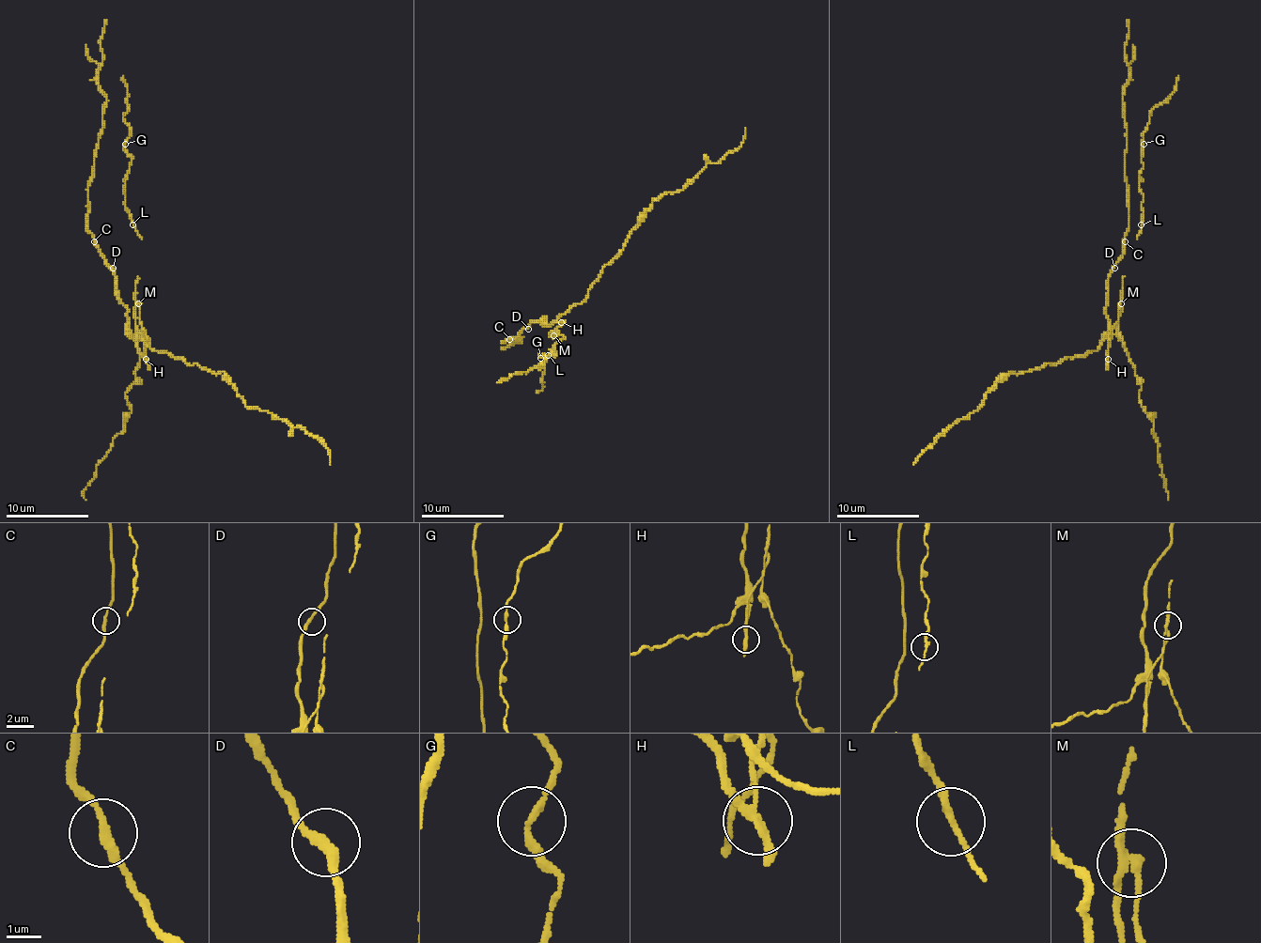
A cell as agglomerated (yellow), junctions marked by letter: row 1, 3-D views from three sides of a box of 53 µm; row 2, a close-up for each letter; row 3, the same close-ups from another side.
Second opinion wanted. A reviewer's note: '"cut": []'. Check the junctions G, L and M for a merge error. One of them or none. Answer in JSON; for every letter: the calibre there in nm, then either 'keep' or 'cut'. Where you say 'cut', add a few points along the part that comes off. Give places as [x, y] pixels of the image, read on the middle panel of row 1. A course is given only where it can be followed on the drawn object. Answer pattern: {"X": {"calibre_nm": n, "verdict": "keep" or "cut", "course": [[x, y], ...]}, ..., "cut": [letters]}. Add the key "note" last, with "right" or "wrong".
{"G": {"calibre_nm": 220, "verdict": "keep"}, "L": {"calibre_nm": 180, "verdict": "keep"}, "M": {"calibre_nm": 200, "verdict": "cut", "course": [[552, 334], [561, 322], [542, 320], [503, 343], [521, 337], [513, 343], [521, 341]]}, "cut": ["M"], "note": "wrong"}

